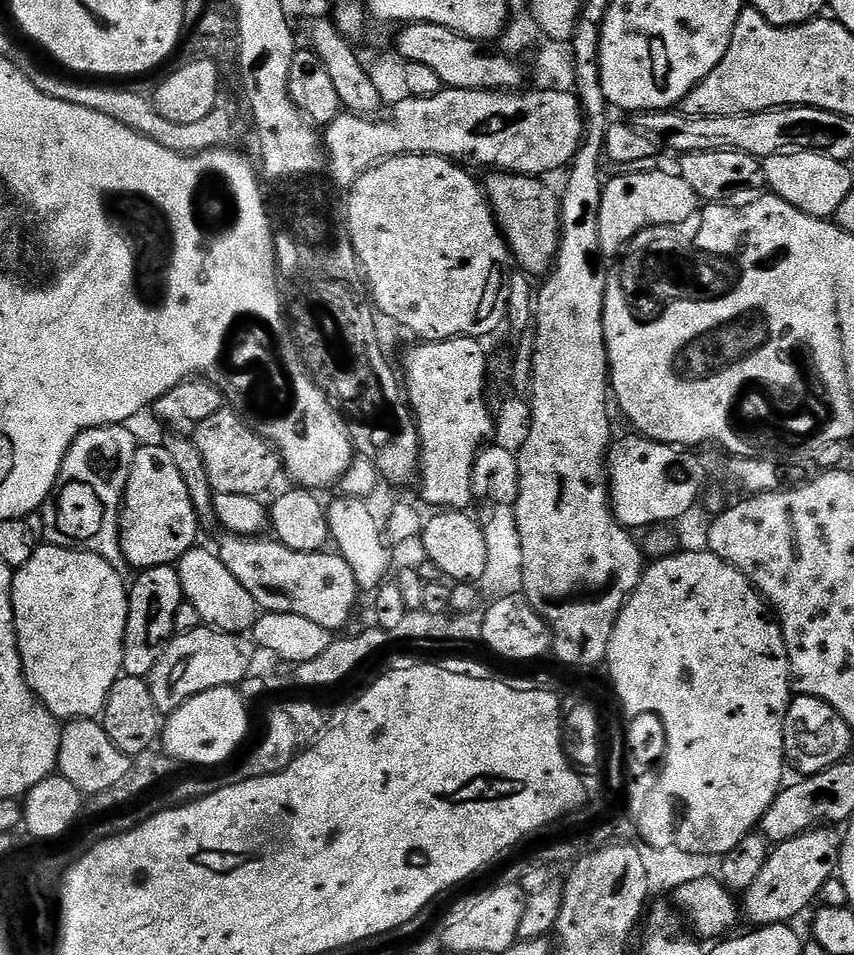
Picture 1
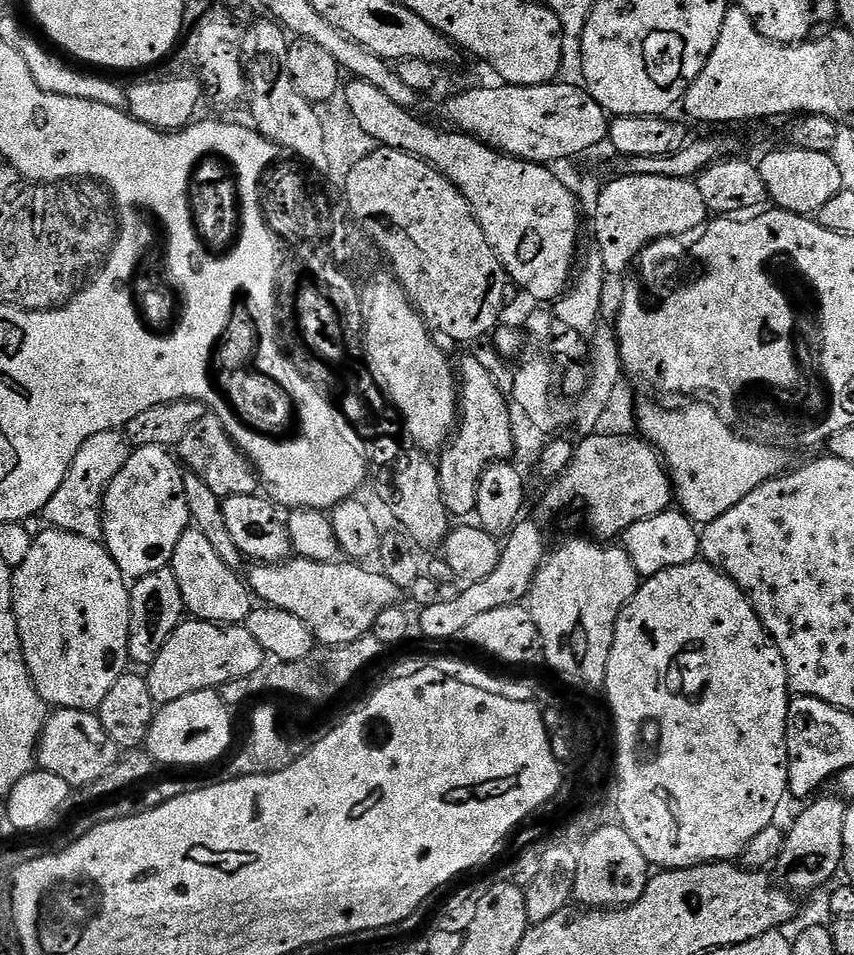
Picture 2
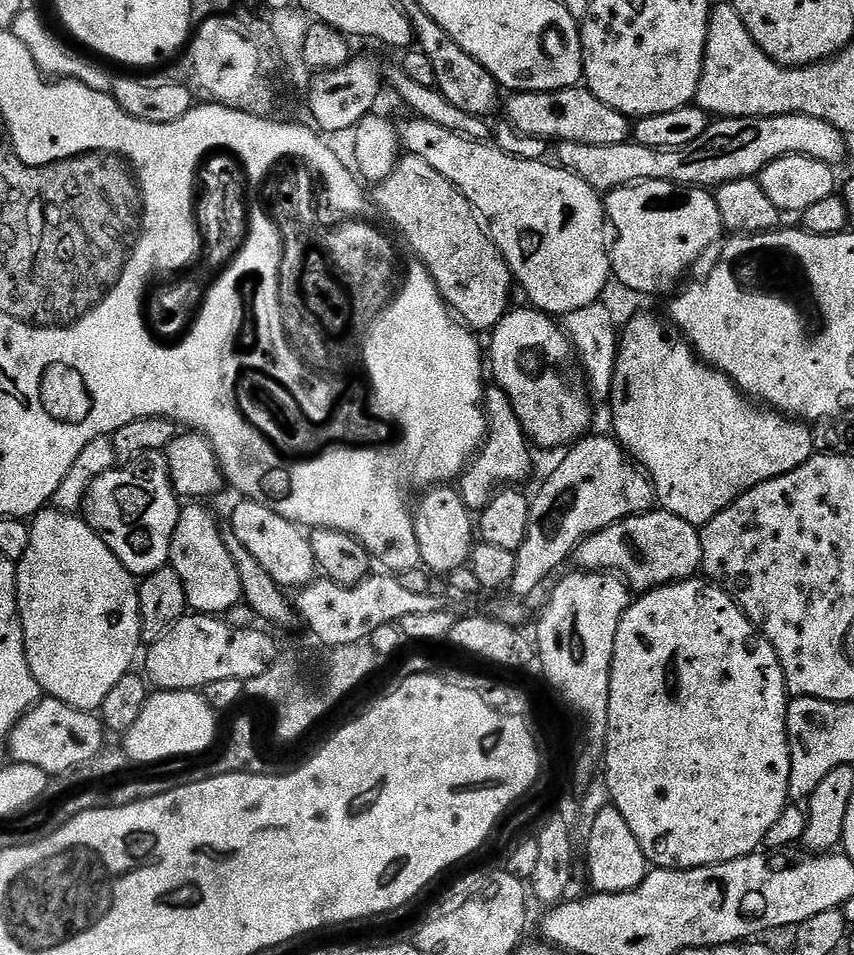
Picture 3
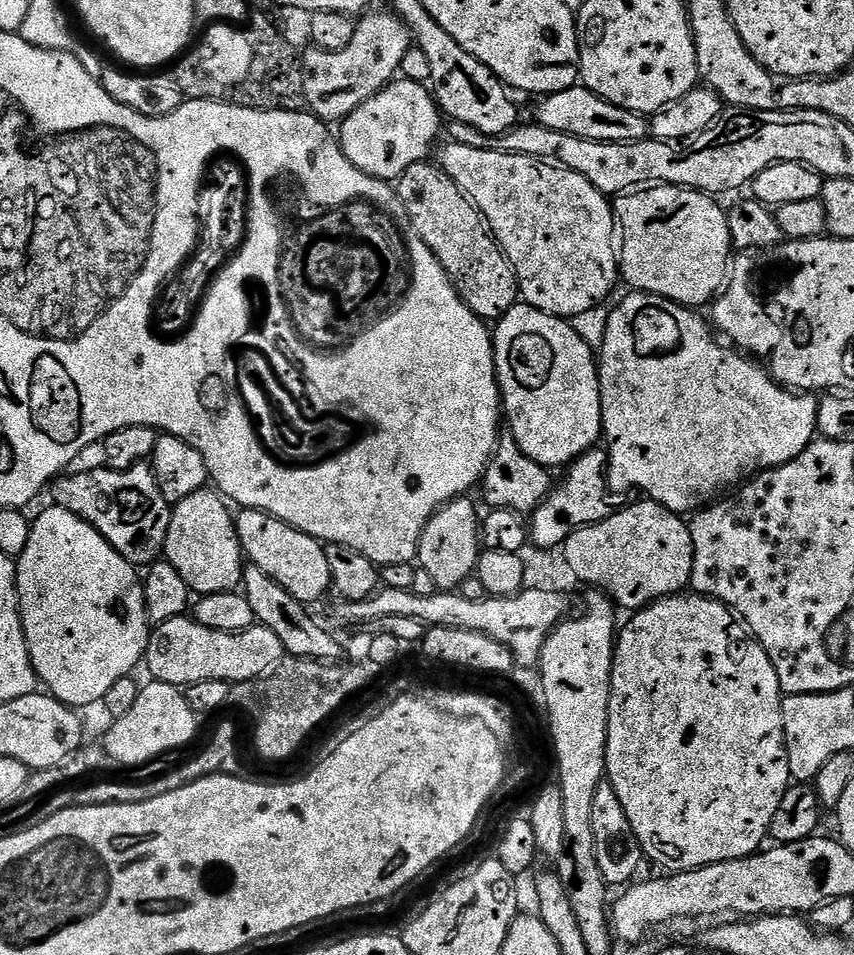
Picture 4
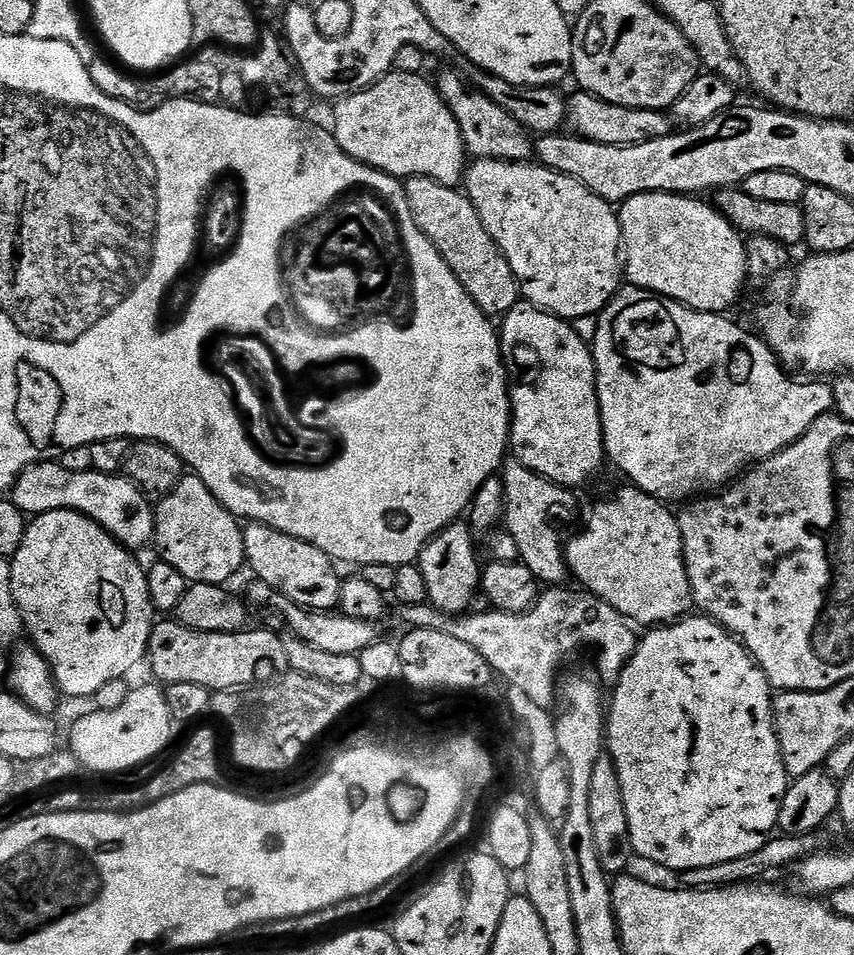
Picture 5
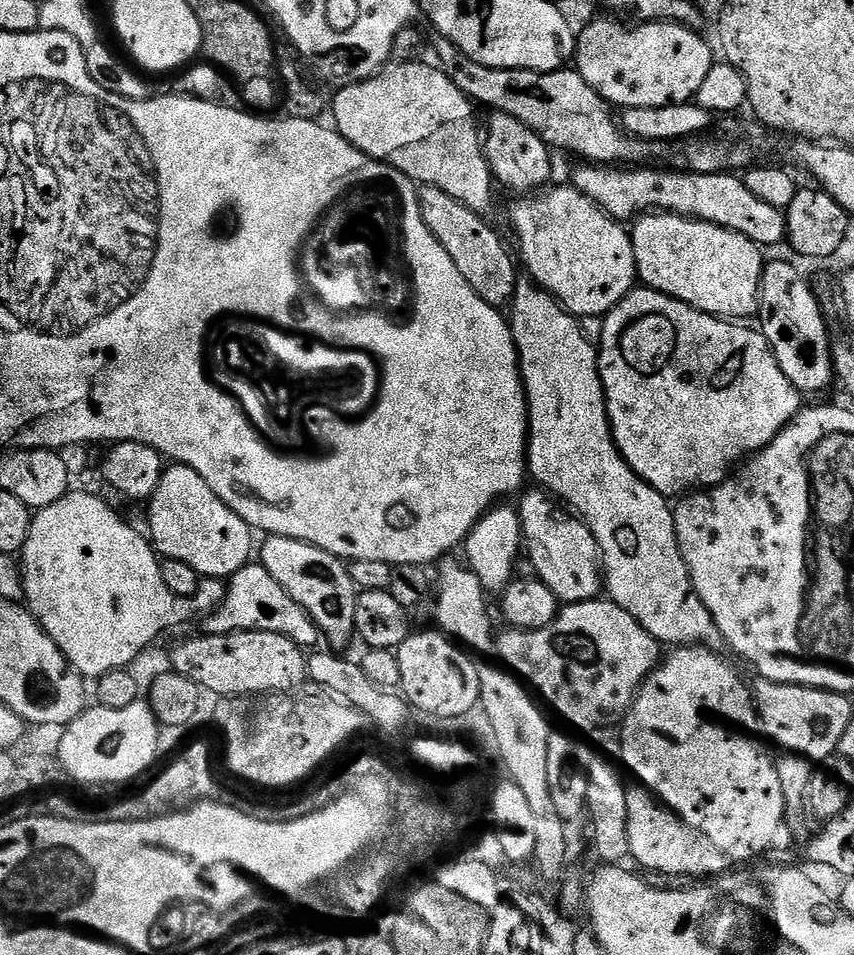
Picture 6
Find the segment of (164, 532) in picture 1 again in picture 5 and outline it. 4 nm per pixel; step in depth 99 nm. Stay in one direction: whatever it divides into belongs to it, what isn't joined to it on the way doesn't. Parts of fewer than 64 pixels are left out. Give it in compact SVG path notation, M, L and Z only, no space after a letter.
M55 459L45 460L30 466L20 475L10 493L10 499L32 518L54 510L80 512L101 524L119 544L129 550L144 548L147 544L149 547L156 534L156 510L153 501L124 474L66 470L66 466L62 466Z

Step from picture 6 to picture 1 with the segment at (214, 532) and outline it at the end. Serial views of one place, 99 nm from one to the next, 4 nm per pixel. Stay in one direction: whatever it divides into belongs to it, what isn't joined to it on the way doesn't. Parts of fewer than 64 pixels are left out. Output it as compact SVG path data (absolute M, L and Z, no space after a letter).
M203 546L192 548L178 561L178 571L182 578L182 590L184 599L201 616L203 623L210 628L216 628L219 632L234 632L244 634L256 623L258 605L256 600L230 574L230 570L220 561L215 551L207 552Z

